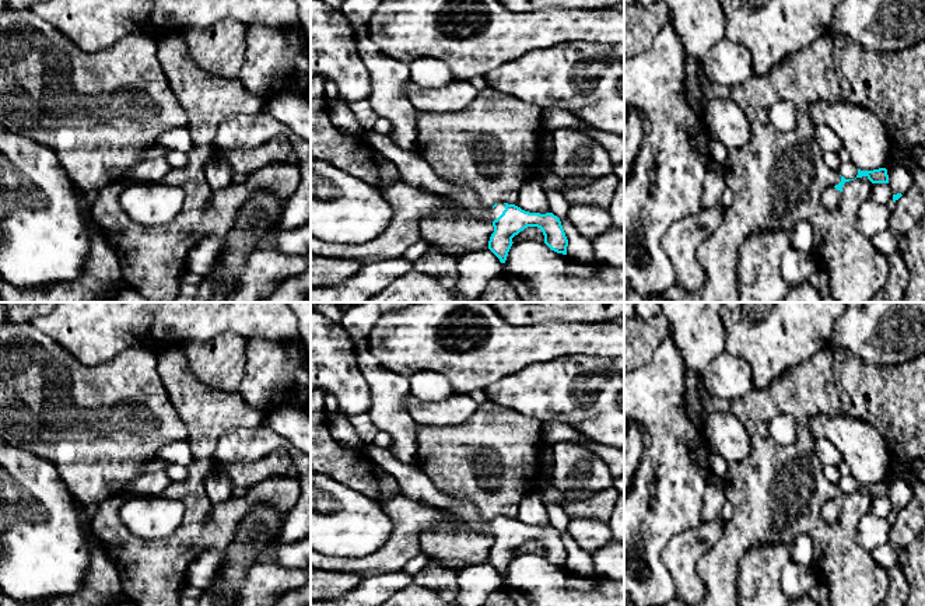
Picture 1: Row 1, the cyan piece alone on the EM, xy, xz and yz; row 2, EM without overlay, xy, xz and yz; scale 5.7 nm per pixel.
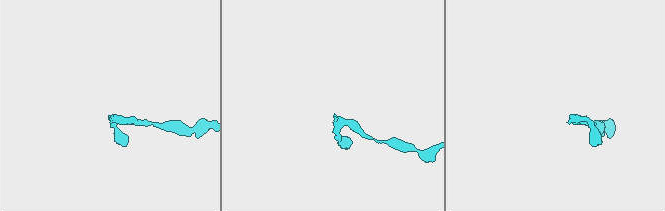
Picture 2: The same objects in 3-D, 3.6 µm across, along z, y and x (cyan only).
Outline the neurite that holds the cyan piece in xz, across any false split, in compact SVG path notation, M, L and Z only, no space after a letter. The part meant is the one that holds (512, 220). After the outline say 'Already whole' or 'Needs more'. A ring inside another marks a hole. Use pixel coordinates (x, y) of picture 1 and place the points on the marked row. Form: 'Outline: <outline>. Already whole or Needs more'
Outline: M372 132L365 143L392 160L399 169L400 179L407 185L451 197L470 214L491 220L494 232L490 237L488 249L501 263L507 260L514 244L512 238L528 227L540 228L544 244L551 251L567 255L568 239L560 218L553 213L529 213L508 203L495 203L487 209L481 204L474 189L441 178L416 151L400 150L388 134Z. Needs more

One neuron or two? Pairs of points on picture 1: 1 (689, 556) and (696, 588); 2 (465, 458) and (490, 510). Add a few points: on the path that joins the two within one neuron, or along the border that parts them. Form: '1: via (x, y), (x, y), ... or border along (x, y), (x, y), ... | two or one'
1: via (689, 564), (689, 580) | one
2: via (477, 470), (490, 483), (490, 497) | one

